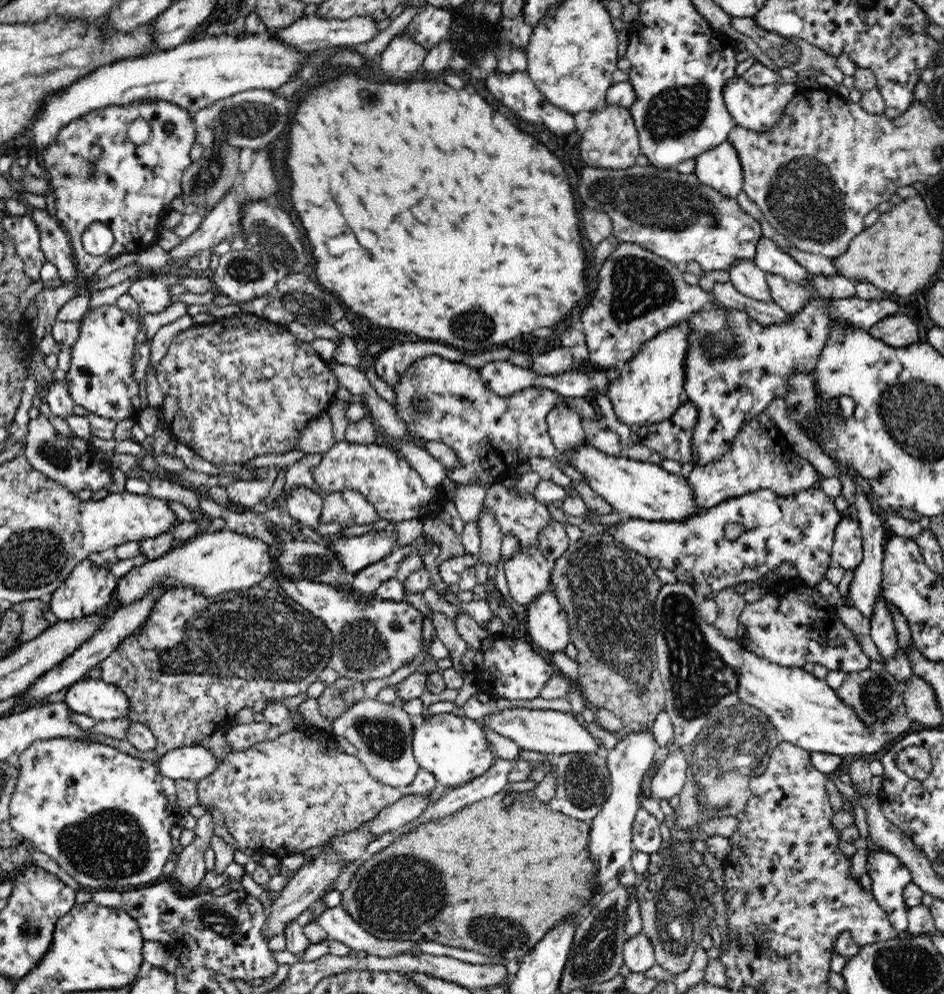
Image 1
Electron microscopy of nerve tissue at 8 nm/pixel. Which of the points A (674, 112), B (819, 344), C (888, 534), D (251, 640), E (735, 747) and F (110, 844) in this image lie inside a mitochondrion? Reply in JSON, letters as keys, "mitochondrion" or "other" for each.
{"A":"mitochondrion","B":"other","C":"other","D":"mitochondrion","E":"mitochondrion","F":"mitochondrion"}

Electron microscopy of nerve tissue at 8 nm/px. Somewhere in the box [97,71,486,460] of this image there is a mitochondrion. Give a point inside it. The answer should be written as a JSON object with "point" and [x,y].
{"point":[246,119]}

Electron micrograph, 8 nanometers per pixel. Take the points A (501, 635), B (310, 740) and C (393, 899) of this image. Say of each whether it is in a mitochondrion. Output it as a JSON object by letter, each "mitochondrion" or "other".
{"A":"other","B":"other","C":"mitochondrion"}

